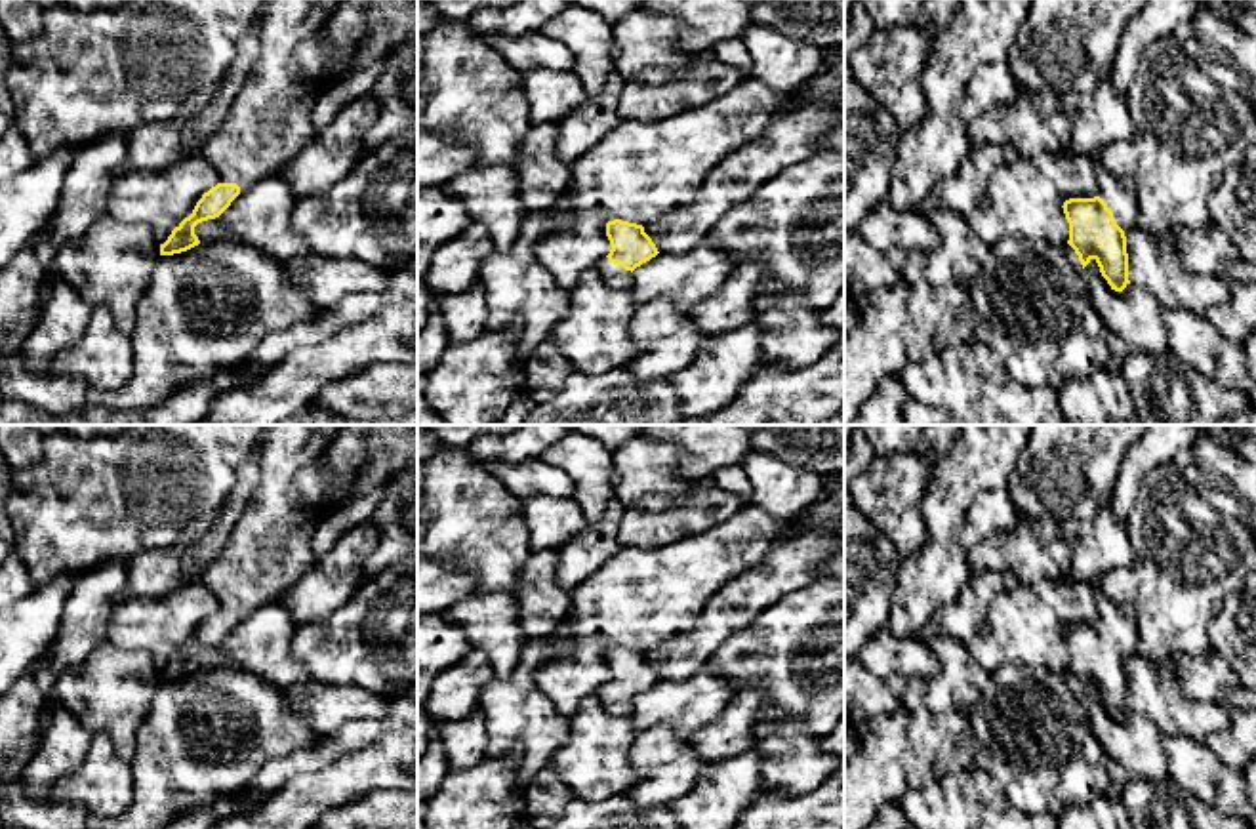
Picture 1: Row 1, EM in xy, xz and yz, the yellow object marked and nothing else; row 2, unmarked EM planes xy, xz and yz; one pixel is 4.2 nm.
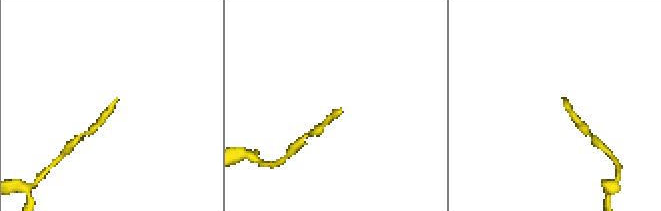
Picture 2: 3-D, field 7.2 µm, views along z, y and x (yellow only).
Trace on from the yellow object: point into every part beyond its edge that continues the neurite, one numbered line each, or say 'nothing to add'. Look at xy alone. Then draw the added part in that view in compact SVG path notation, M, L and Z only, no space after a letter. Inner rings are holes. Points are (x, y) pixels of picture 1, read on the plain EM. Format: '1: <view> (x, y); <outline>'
1: xy (269, 547); M267 425L259 438L259 480L244 511L233 526L221 553L198 579L215 595L221 606L242 617L257 606L278 600L314 564L311 536L324 513L318 499L303 495L294 486L297 471L316 461L345 425Z

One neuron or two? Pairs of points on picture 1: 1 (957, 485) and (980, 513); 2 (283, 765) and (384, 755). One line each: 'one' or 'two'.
1: two
2: two

